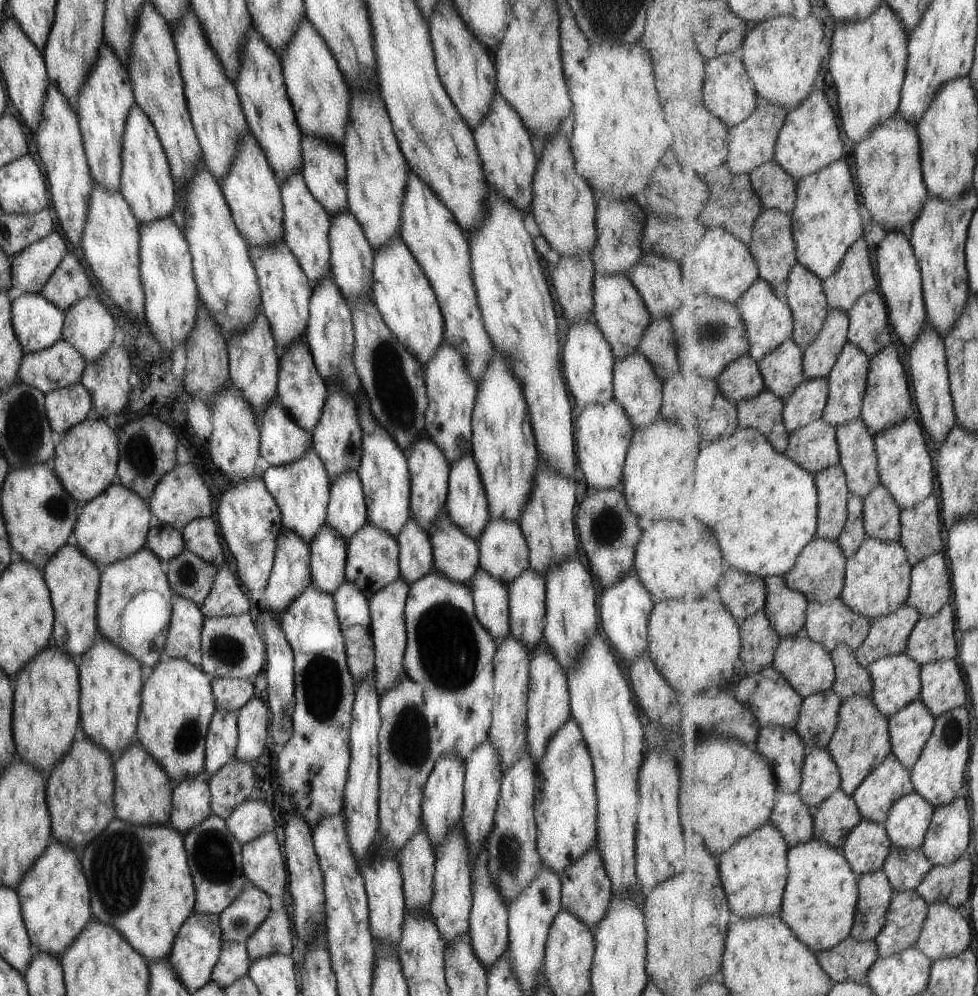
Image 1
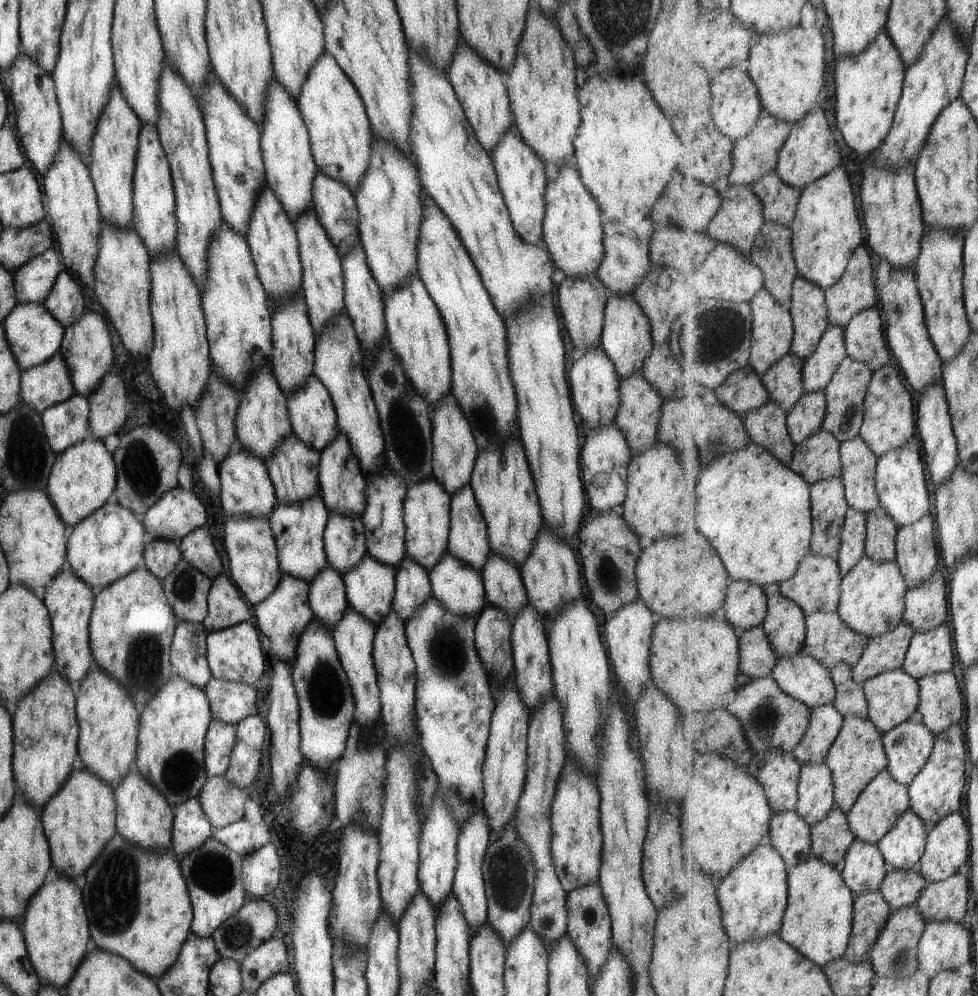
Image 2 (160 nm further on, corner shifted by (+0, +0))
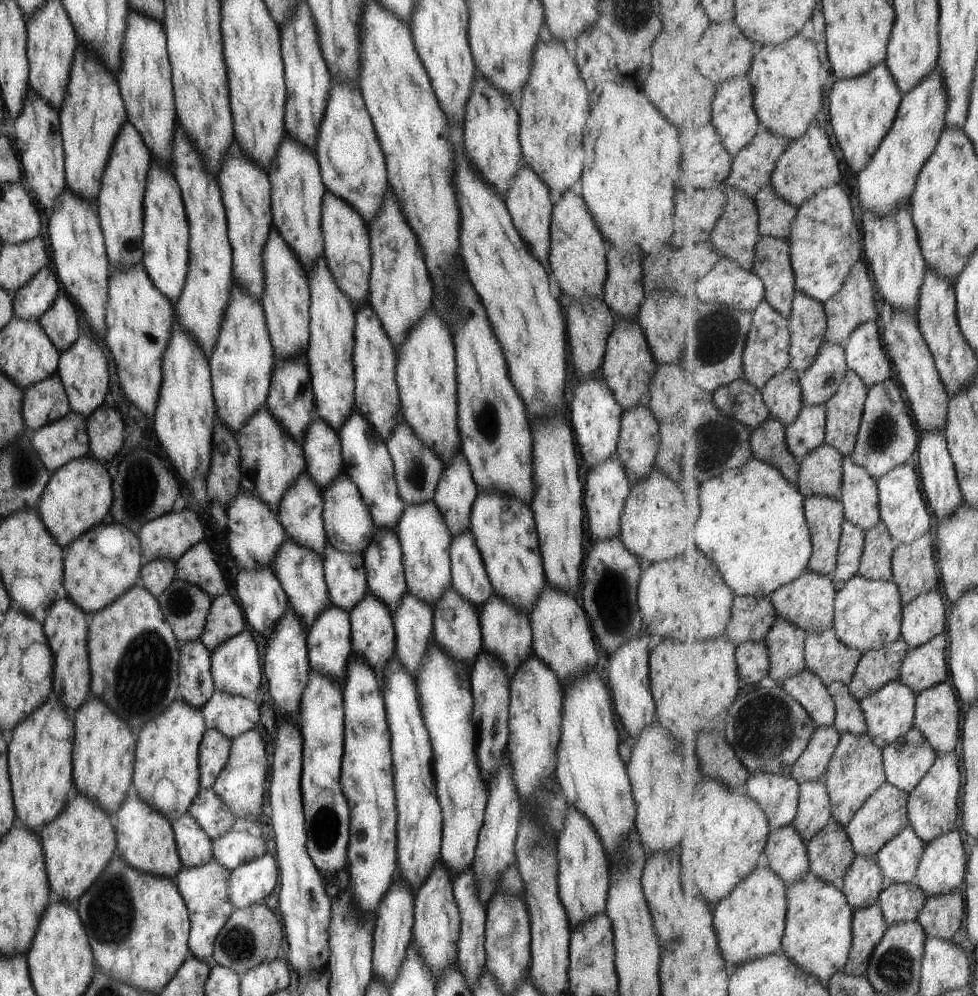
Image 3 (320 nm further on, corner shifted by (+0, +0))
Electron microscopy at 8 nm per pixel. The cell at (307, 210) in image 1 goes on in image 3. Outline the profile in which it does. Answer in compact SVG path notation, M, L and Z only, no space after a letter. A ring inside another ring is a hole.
M323 258L315 262L315 268L309 276L309 348L307 348L307 368L309 384L315 398L315 408L319 418L323 418L333 430L339 430L353 408L353 364L351 364L351 346L353 346L353 310L349 300L335 290L335 284L323 264Z

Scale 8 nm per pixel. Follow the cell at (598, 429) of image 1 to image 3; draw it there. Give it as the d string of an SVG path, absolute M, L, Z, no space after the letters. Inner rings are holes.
M616 456L609 457L587 470L585 478L587 480L583 486L585 488L583 504L585 504L585 512L587 512L587 528L593 536L593 540L606 541L619 536L620 516L630 489L623 467L619 464Z

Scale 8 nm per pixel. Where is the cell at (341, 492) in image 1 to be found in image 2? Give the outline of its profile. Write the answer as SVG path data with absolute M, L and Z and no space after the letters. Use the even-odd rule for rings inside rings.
M328 512L322 541L326 564L338 573L349 572L366 554L364 526L359 517Z

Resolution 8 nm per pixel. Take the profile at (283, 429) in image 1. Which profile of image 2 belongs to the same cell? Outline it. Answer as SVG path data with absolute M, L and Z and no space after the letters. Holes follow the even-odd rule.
M293 434L278 443L274 454L265 461L265 466L268 478L271 478L271 482L273 482L275 498L279 504L297 504L297 502L303 502L307 498L320 494L317 460L319 460L319 454L311 448L307 450L307 446L299 440L295 440Z

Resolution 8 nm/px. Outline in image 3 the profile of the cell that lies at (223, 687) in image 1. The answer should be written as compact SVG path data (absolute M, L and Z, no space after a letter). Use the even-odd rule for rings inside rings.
M215 690L200 711L204 727L220 732L229 740L255 729L259 720L259 710L252 697L228 695Z

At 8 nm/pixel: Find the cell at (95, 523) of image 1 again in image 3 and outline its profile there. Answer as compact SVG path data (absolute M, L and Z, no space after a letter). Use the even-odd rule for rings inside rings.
M101 522L63 548L64 591L70 601L89 615L107 606L128 588L138 584L138 574L142 565L140 544L136 535L122 524Z

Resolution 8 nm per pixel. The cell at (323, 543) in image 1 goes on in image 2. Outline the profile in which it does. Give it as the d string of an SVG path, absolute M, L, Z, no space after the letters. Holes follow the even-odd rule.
M325 564L309 583L307 600L314 618L327 629L335 628L349 606L341 574Z

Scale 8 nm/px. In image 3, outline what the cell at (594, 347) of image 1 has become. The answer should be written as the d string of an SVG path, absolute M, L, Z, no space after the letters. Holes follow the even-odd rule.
M599 374L593 379L579 382L579 386L575 388L575 396L569 406L569 422L575 434L575 444L579 448L579 454L587 470L602 463L606 458L615 456L622 411L610 388Z

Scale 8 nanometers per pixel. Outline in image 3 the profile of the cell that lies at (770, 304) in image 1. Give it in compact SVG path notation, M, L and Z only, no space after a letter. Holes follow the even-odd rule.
M766 300L753 313L754 323L748 334L747 344L743 355L744 378L749 384L762 391L766 384L790 366L790 348L792 334L790 319L779 314Z

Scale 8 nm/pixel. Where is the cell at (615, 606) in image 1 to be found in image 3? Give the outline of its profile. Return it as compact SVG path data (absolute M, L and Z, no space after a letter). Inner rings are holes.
M639 634L635 640L623 643L617 650L607 656L607 679L613 702L615 716L623 722L629 736L637 736L643 726L653 722L653 700L649 694L649 678L647 678L647 634Z

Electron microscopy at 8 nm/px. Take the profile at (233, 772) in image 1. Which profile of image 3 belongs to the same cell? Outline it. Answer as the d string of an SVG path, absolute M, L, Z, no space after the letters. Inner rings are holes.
M212 788L199 789L187 812L196 820L210 840L220 837L235 822L231 811L220 802Z

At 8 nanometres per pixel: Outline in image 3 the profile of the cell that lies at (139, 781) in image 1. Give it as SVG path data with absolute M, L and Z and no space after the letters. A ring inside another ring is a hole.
M132 792L128 794L114 813L115 820L117 820L114 828L115 853L119 855L119 858L136 871L175 880L182 864L178 857L170 820L162 813L155 812L155 809L147 806Z

